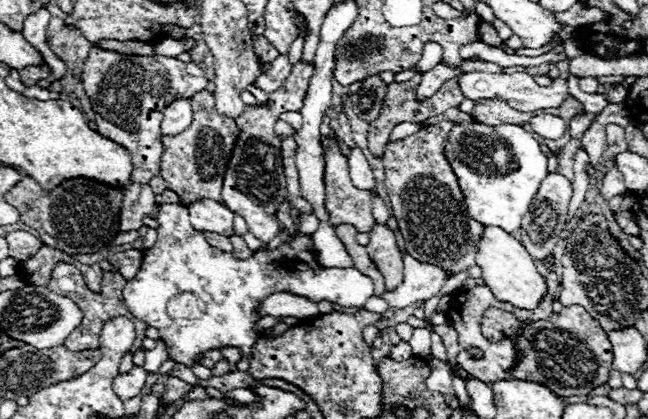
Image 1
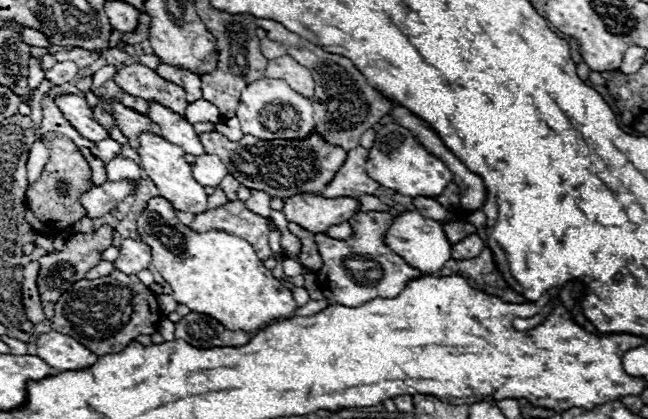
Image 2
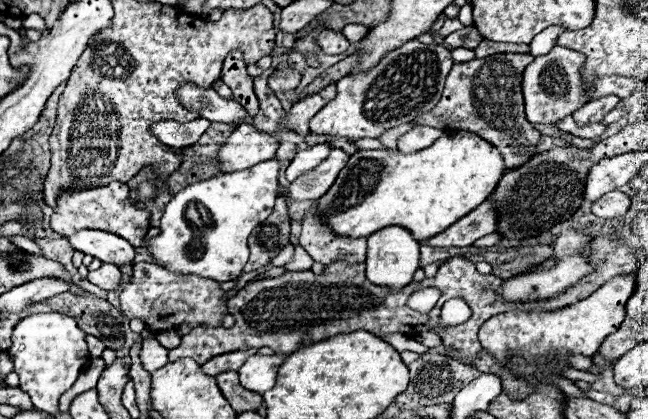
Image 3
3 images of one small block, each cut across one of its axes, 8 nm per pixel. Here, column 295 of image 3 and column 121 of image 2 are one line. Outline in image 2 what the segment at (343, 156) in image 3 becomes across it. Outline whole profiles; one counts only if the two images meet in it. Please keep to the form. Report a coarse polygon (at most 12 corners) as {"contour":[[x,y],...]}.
{"contour":[[128,180],[104,182],[80,196],[86,216],[112,212],[134,188]]}

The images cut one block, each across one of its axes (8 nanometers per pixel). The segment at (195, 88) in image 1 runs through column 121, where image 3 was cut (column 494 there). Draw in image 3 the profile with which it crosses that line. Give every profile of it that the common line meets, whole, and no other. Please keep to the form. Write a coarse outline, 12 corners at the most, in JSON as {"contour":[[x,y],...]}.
{"contour":[[530,54],[454,64],[416,120],[496,144],[512,170],[540,132],[524,114]]}

